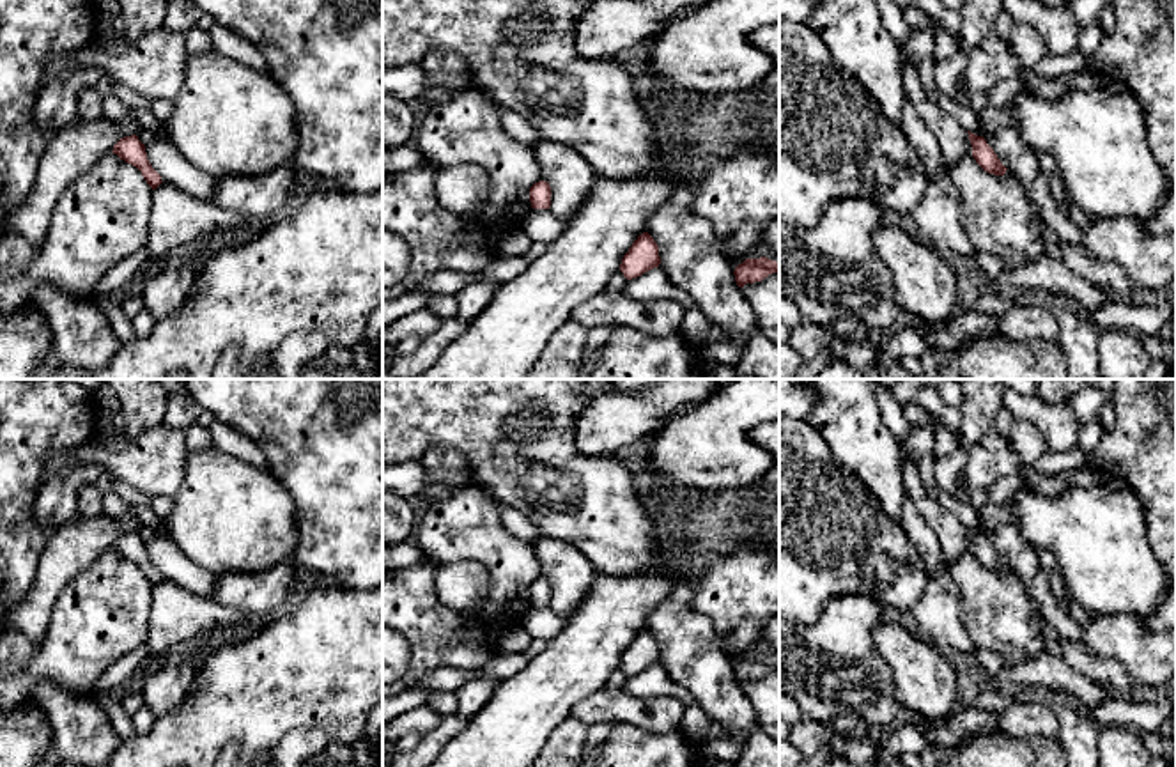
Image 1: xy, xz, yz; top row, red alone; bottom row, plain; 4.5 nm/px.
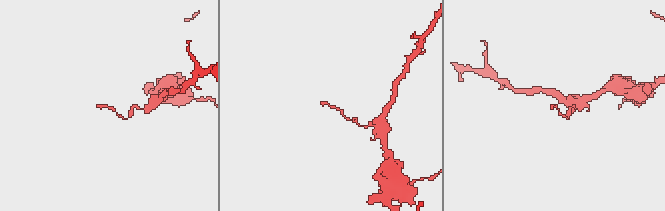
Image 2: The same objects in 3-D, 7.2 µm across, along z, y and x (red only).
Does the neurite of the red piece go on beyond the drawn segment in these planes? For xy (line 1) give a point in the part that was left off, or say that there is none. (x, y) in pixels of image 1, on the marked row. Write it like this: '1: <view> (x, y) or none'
1: none

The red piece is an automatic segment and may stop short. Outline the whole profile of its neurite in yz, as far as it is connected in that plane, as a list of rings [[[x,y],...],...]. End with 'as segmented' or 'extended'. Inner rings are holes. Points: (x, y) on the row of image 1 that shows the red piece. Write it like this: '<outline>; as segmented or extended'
[[[971,131],[967,133],[972,145],[972,158],[976,159],[976,163],[988,174],[1004,175],[1008,168],[1001,163],[1001,159],[997,158],[994,149],[986,143],[986,140]]]; as segmented

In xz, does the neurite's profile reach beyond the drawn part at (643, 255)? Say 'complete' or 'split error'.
complete

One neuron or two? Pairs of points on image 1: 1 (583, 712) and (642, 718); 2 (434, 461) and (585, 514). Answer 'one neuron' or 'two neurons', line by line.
1: one neuron
2: two neurons

